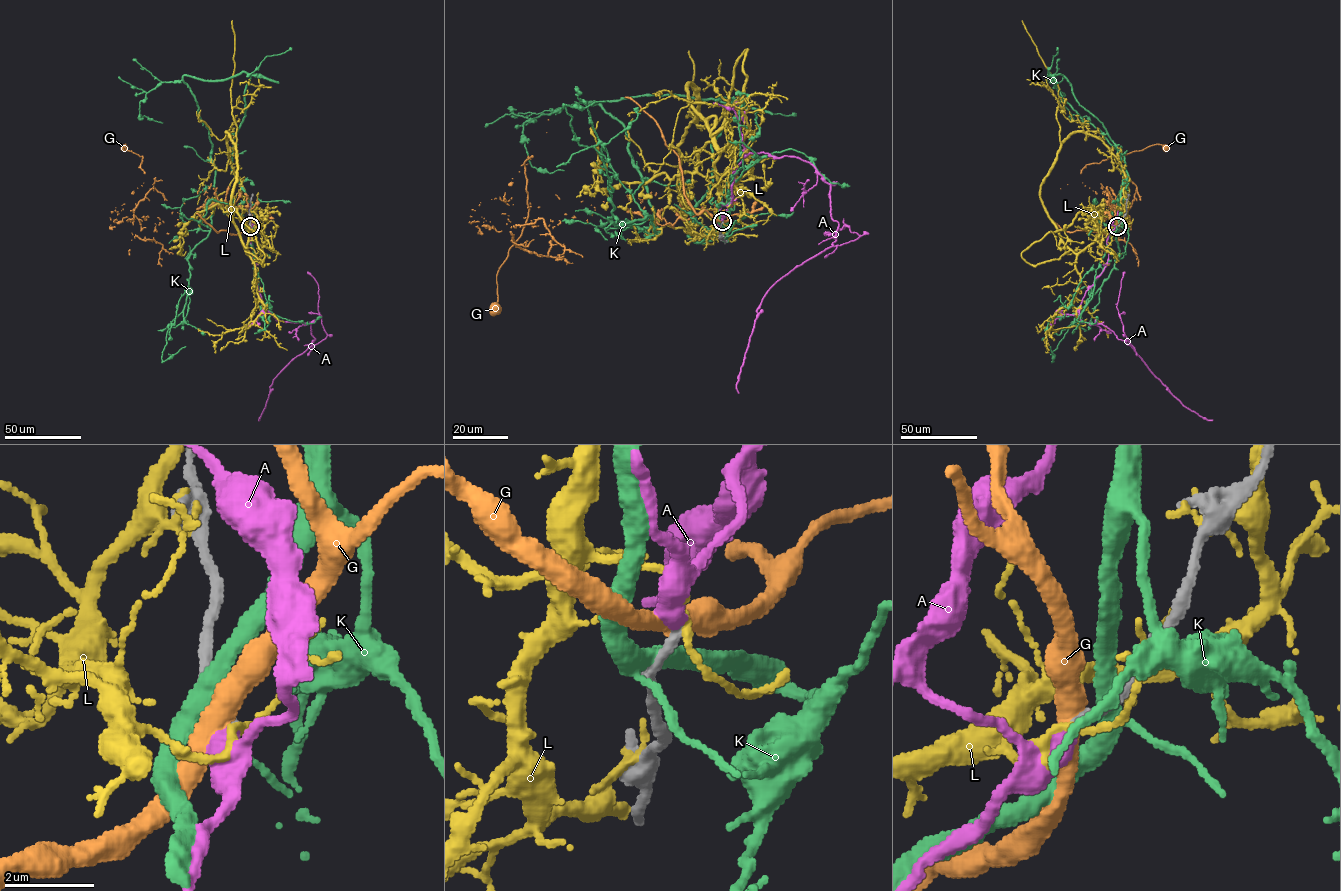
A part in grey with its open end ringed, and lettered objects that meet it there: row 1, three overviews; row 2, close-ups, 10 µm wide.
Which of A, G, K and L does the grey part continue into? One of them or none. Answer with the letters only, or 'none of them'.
A

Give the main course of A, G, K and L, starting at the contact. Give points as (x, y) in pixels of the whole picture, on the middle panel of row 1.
A: (722, 222), (734, 170), (767, 152), (808, 161), (838, 224), (831, 246), (763, 298), (738, 393)
G: (722, 222), (625, 207), (522, 244), (480, 229), (529, 157), (495, 309)
K: (721, 224), (688, 236), (738, 108), (601, 102), (656, 235), (650, 216), (613, 223), (563, 105), (605, 101)
L: (723, 222), (718, 146), (689, 83), (678, 190), (693, 234), (665, 225), (642, 239), (630, 208)

